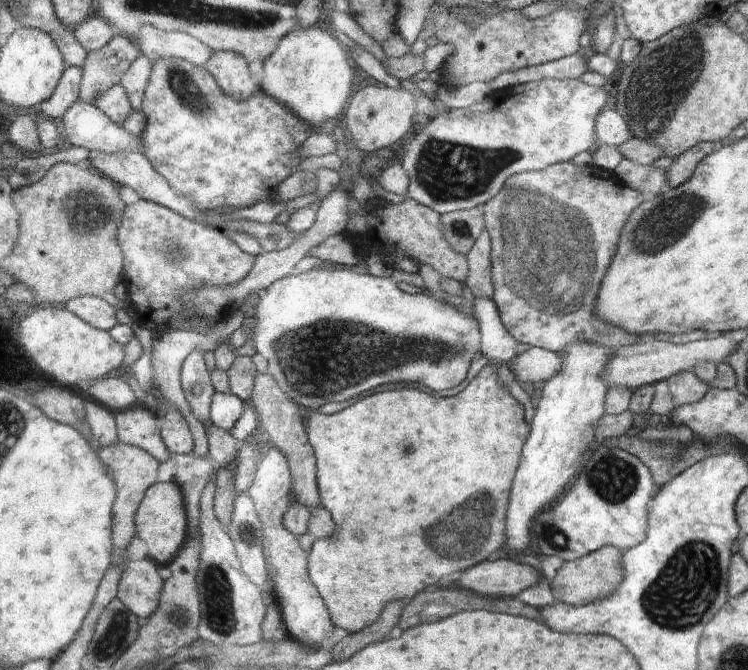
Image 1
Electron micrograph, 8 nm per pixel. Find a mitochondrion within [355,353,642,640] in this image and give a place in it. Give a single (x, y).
(454, 521)

